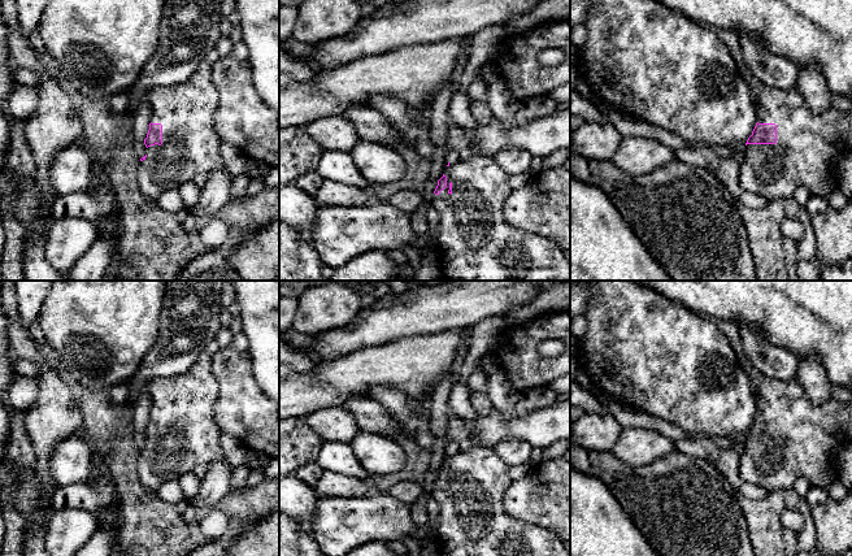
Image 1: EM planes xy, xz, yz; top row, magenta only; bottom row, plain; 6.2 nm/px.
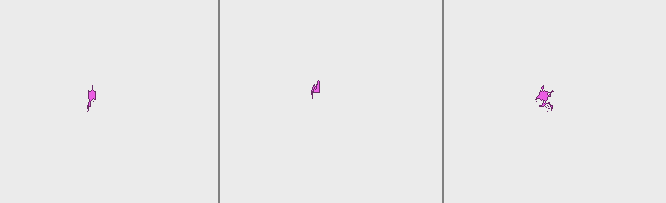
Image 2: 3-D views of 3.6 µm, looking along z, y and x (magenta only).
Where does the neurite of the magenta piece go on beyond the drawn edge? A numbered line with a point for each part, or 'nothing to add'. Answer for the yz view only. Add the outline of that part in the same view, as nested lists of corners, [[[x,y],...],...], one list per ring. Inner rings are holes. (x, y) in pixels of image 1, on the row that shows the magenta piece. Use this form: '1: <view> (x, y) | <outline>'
1: yz (808, 144) | [[[764,86],[757,96],[755,96],[756,117],[758,123],[777,125],[775,144],[747,144],[747,153],[739,165],[739,183],[743,191],[760,195],[768,199],[792,197],[799,184],[805,186],[812,195],[829,199],[830,191],[839,191],[836,177],[834,174],[834,164],[852,152],[852,112],[840,112],[829,107],[822,113],[814,113],[808,107],[799,87],[781,91]]]

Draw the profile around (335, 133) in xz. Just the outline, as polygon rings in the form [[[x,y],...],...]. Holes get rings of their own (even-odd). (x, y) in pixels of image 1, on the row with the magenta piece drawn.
[[[342,116],[318,118],[304,125],[307,133],[326,151],[348,152],[360,142],[355,125]]]

